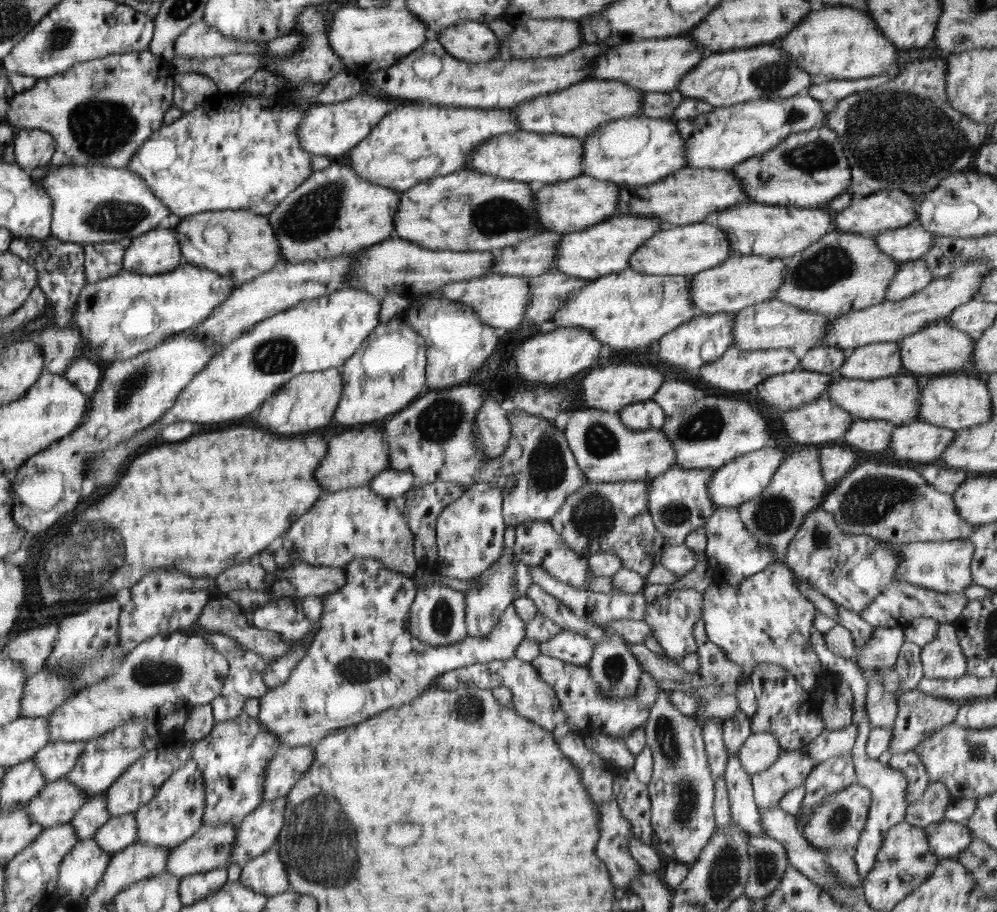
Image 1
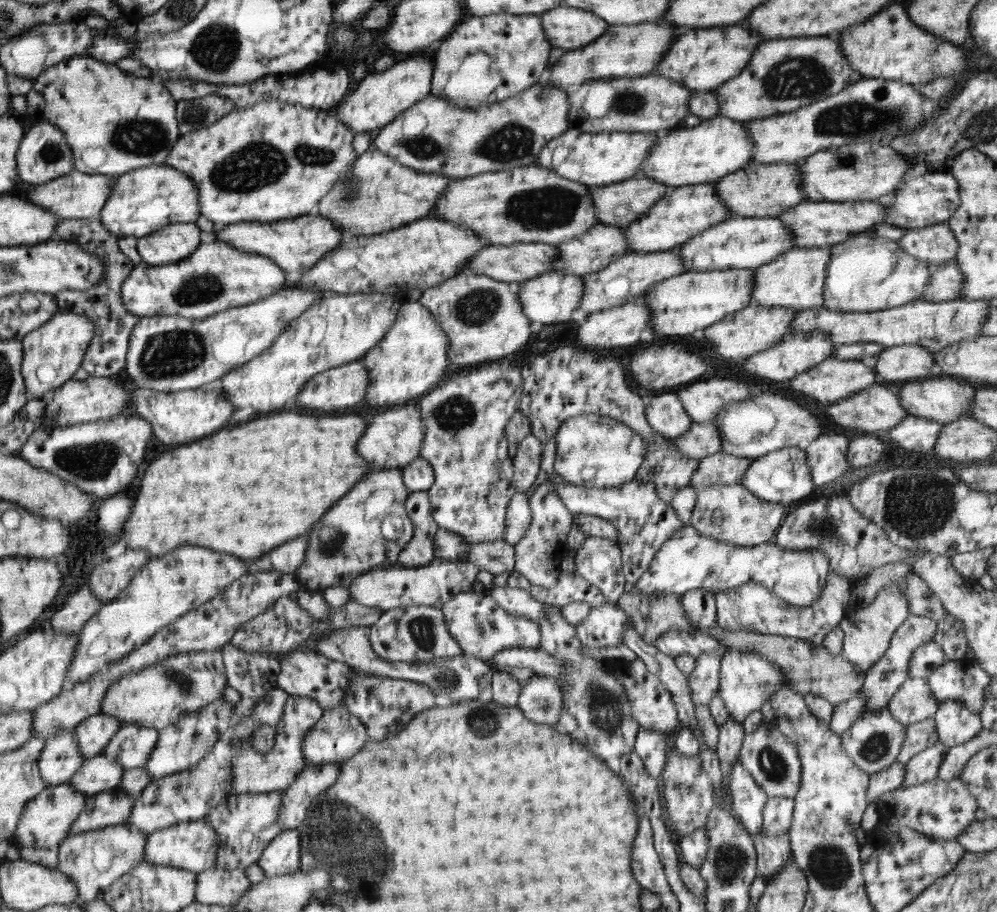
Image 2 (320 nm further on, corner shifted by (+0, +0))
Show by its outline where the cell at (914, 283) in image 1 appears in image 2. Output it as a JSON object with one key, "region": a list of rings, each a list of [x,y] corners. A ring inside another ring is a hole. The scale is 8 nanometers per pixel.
{"region":[[[955,259],[932,267],[930,282],[920,299],[938,302],[958,300],[962,296],[964,281]]]}

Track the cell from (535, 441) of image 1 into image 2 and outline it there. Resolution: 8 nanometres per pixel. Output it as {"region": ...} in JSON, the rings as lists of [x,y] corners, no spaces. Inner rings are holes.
{"region":[[[558,473],[552,474],[550,484],[557,488],[563,504],[573,516],[580,513],[597,516],[609,520],[616,527],[619,532],[616,545],[621,549],[623,574],[627,585],[634,585],[640,580],[660,547],[686,525],[679,519],[673,506],[665,504],[658,496],[654,484],[631,481],[622,487],[576,487],[566,483]]]}

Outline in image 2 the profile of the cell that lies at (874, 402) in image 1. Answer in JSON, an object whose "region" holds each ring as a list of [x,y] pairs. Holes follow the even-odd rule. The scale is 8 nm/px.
{"region":[[[950,376],[929,377],[906,382],[898,389],[898,400],[907,415],[936,421],[944,425],[969,415],[970,405],[974,403],[975,390],[966,380]]]}

